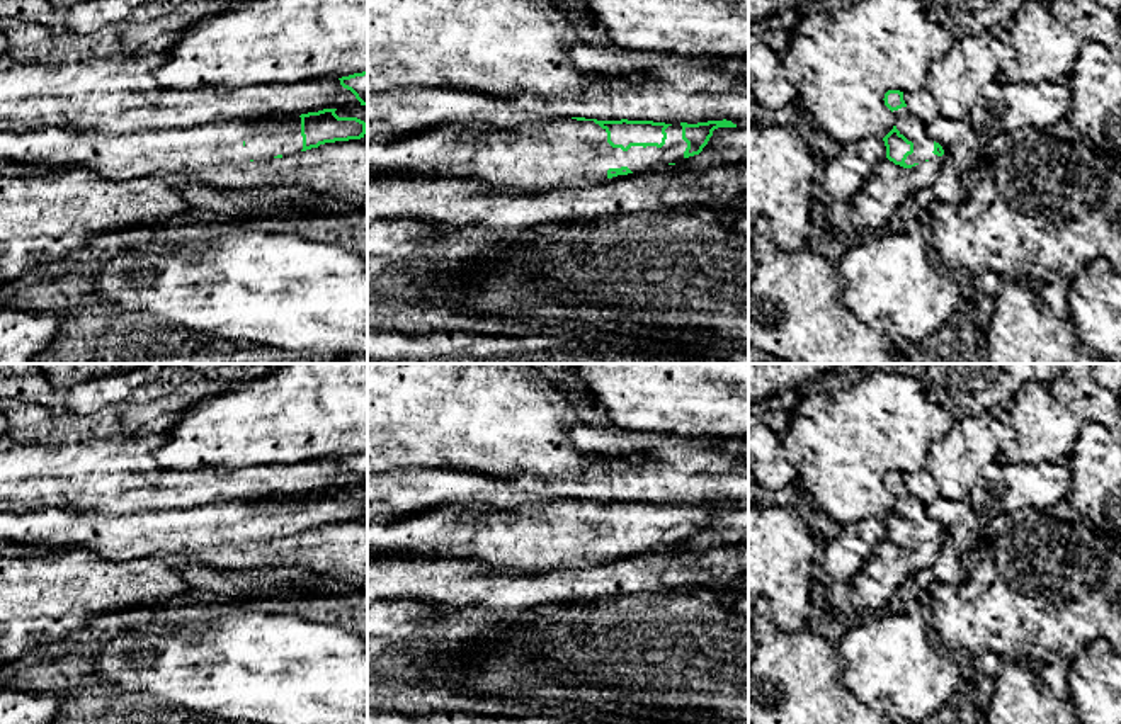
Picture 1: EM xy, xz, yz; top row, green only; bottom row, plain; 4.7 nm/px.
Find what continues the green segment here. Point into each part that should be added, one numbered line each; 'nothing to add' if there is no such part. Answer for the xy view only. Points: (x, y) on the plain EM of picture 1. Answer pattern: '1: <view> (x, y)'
1: xy (118, 537)

